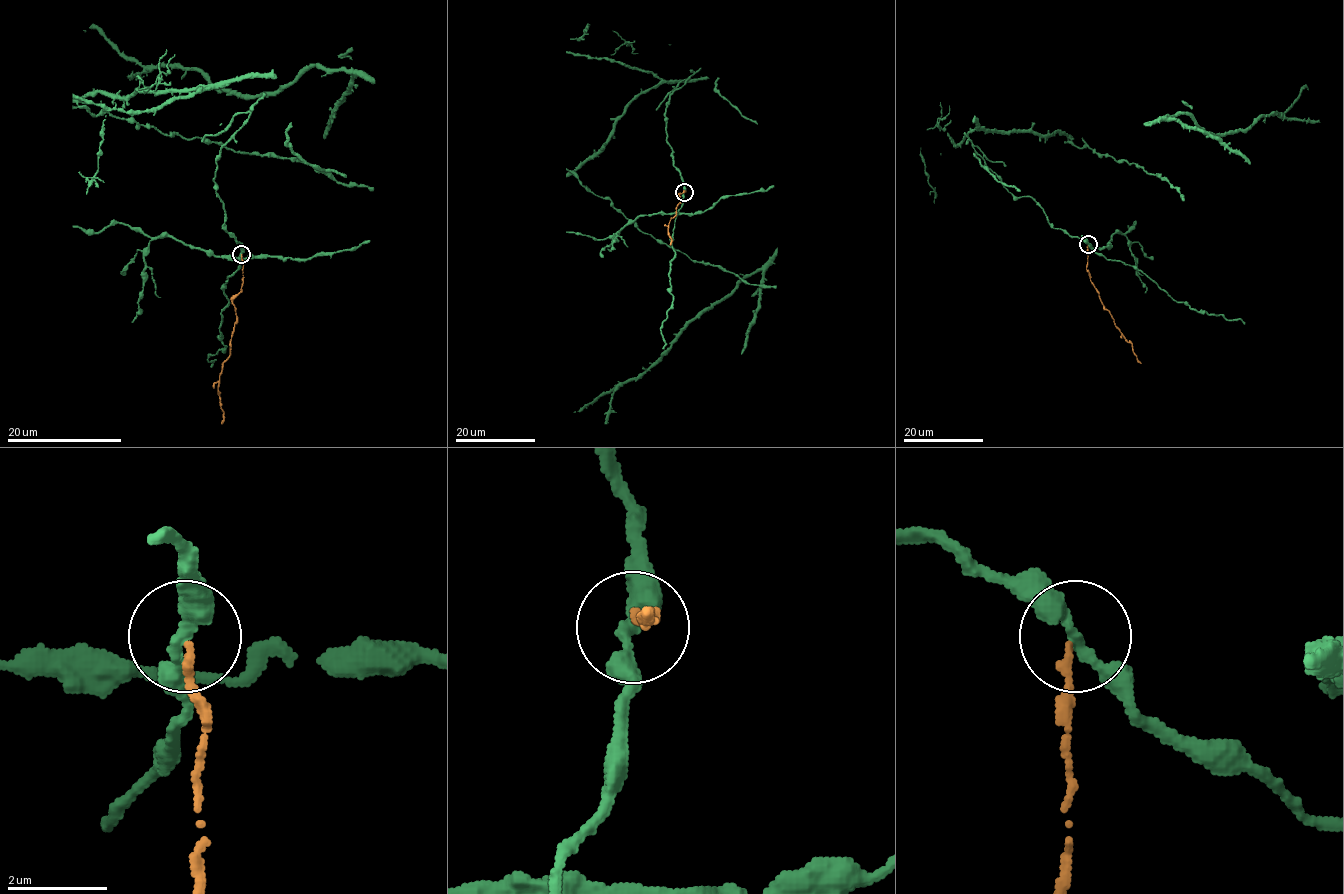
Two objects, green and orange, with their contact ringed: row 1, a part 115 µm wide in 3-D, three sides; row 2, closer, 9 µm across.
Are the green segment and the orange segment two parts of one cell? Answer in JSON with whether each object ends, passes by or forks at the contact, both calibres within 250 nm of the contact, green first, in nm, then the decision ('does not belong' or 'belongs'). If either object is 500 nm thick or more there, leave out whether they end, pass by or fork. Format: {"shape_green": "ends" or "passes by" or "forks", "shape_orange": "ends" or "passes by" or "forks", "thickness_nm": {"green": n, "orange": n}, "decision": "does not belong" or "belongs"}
{"shape_green": "passes by", "shape_orange": "ends", "thickness_nm": {"green": 300, "orange": 150}, "decision": "does not belong"}

